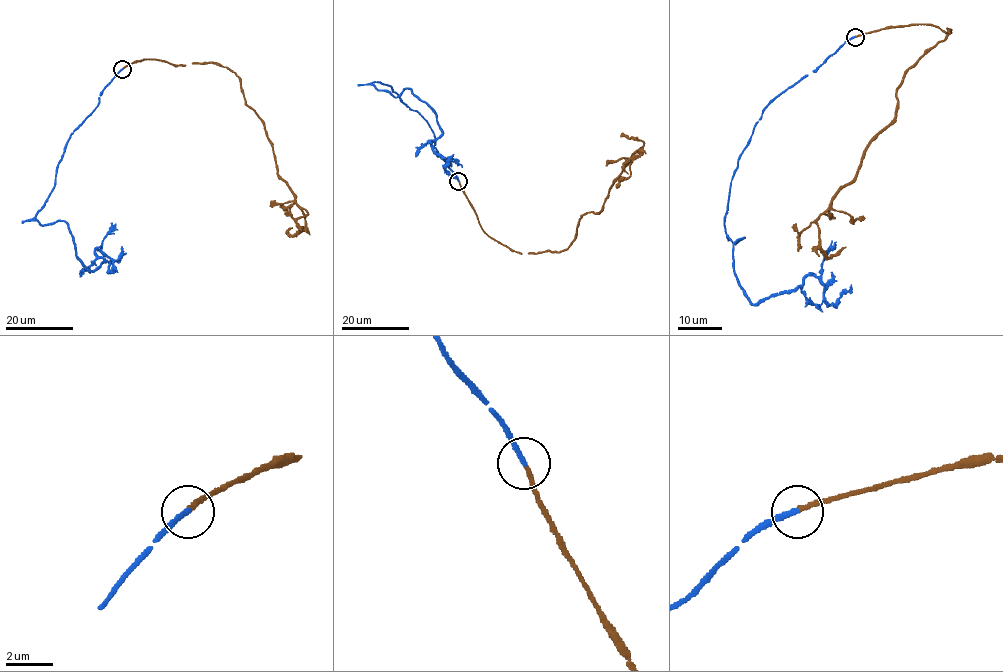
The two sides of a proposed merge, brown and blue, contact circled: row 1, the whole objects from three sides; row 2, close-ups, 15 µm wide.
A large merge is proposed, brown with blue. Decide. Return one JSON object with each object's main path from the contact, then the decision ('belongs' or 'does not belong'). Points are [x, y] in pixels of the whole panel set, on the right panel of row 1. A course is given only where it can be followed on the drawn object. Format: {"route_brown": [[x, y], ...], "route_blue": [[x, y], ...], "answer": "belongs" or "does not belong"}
{"route_brown": [[855, 37], [914, 24], [950, 29], [905, 74], [895, 118], [816, 221], [826, 256], [845, 247]], "route_blue": [[855, 37], [763, 110], [725, 230], [744, 238], [733, 270], [753, 303], [813, 276], [829, 303], [851, 285]], "answer": "belongs"}

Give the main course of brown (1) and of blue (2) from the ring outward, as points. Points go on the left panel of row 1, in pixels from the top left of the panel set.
1: (122, 69), (143, 59), (214, 62), (239, 78), (277, 174), (304, 215), (305, 228), (290, 235), (292, 228)
2: (122, 69), (70, 137), (35, 219), (64, 221), (91, 270), (106, 261), (96, 249), (110, 270), (122, 256)

